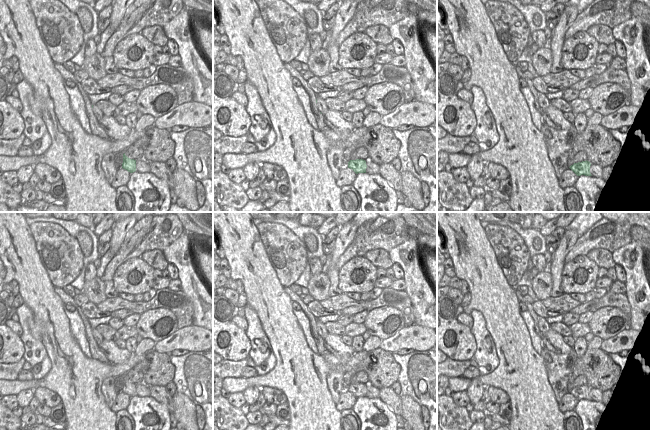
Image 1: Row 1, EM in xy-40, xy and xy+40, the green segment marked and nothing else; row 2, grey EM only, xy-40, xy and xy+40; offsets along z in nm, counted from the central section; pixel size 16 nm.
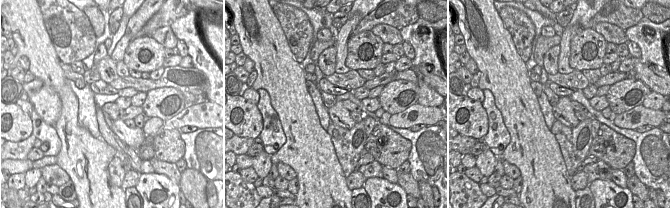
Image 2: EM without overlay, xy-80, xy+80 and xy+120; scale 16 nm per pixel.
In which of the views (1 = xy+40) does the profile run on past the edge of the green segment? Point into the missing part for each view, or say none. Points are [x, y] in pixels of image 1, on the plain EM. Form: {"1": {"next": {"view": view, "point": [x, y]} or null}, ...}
{"1": {"next": null}}

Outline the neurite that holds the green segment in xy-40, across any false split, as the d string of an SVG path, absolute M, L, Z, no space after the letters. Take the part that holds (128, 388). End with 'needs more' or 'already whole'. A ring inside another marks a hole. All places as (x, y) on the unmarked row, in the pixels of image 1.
M125 377L123 378L122 392L130 397L136 395L136 384L128 382Z; already whole

